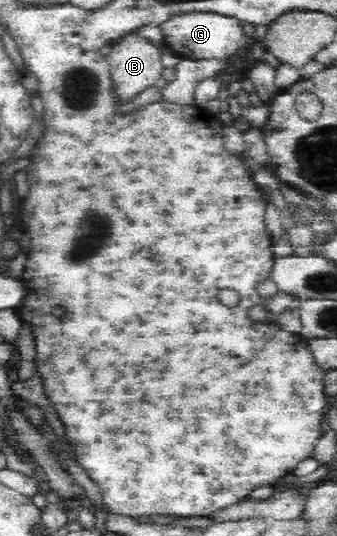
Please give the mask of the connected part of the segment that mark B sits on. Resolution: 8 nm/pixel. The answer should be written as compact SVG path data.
M136 33L124 34L112 42L112 51L107 56L107 63L110 66L111 78L118 98L122 101L130 101L138 93L154 86L165 68L161 63L162 52L156 43Z

